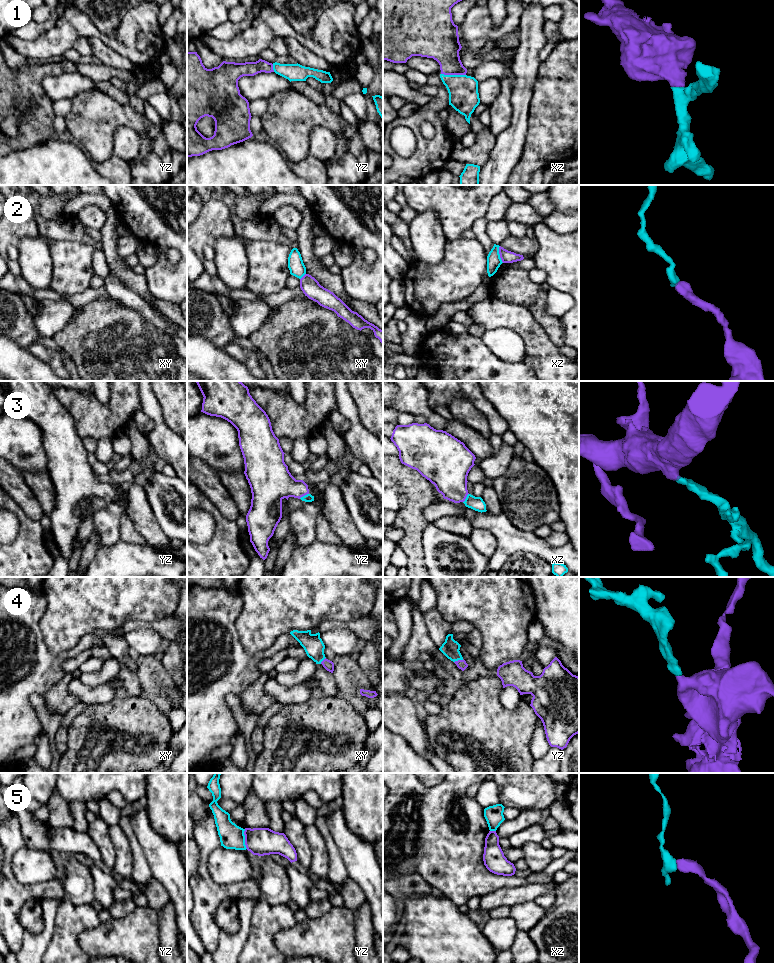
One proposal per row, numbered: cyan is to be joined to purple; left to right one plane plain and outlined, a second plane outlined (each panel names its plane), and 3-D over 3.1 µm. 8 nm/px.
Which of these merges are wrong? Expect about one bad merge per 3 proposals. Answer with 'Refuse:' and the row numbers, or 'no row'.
Refuse: 2, 5

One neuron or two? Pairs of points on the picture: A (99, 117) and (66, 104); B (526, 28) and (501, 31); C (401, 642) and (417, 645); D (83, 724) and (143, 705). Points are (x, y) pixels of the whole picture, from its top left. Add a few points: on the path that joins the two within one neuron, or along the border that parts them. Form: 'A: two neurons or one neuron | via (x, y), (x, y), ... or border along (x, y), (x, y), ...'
A: two neurons | border along (72, 100), (70, 111), (65, 116)
B: two neurons | border along (524, 10), (518, 27)
C: two neurons | border along (412, 620), (412, 632), (400, 660)
D: one neuron | via (98, 721), (128, 720)

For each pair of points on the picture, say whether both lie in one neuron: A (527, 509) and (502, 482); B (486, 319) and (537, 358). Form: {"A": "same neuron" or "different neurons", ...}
{"A": "same neuron", "B": "same neuron"}

